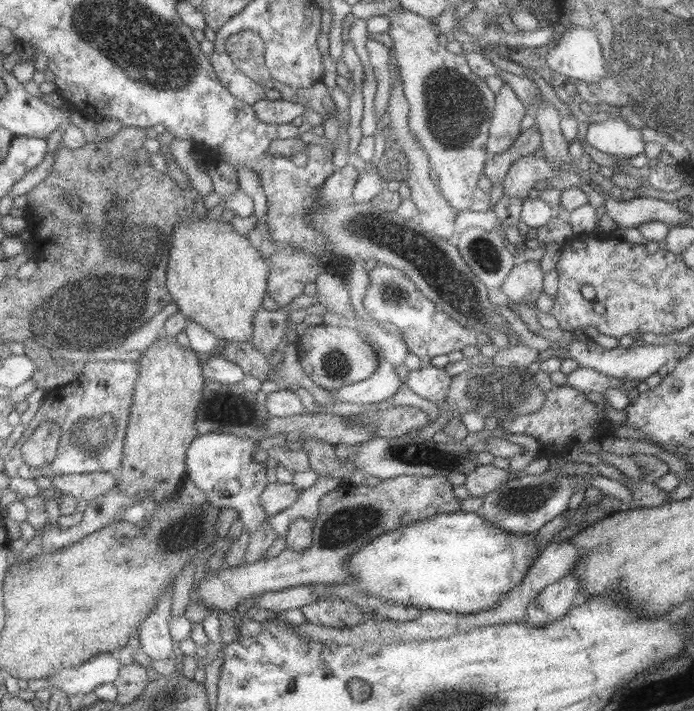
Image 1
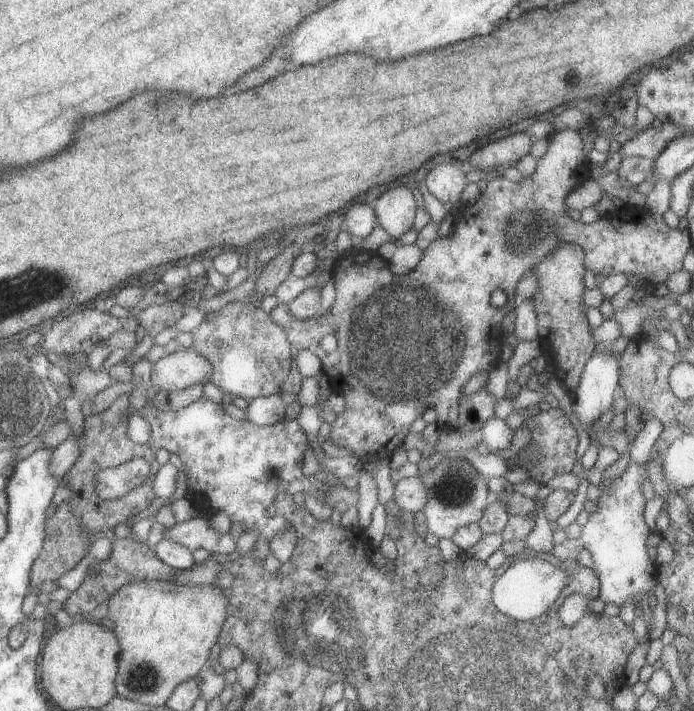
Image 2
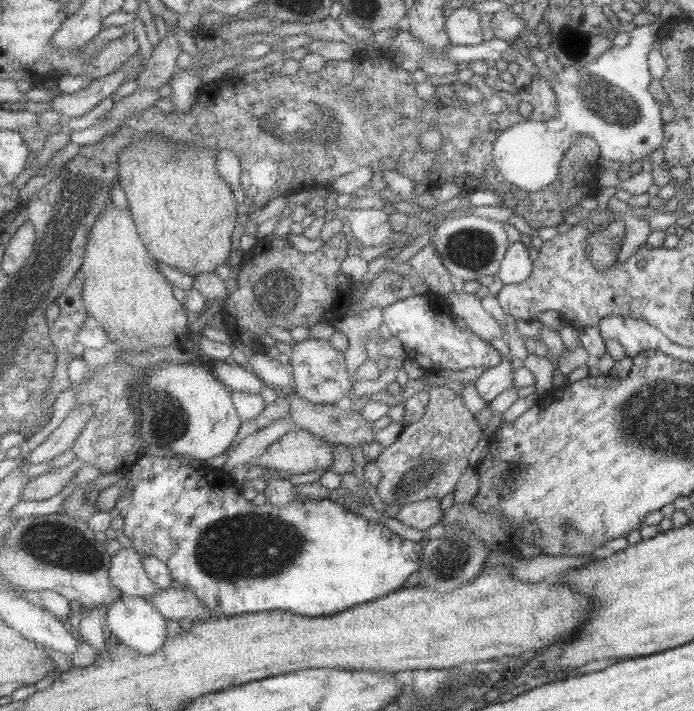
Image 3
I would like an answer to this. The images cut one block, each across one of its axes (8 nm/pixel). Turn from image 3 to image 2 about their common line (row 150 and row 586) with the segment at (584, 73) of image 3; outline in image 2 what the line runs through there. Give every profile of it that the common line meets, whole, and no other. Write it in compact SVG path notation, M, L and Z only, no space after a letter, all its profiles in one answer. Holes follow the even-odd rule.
M633 460L629 463L629 467L621 477L615 478L614 483L604 489L601 487L602 497L597 500L599 510L590 514L589 520L585 526L582 526L580 541L583 543L594 562L594 570L599 574L598 578L601 582L598 596L608 604L616 604L621 607L627 600L633 599L636 594L653 594L655 584L658 580L656 562L652 562L648 557L646 550L647 538L651 533L648 521L644 519L643 512L649 503L642 494L642 484L648 478L648 467L644 463L635 463ZM526 554L525 558L512 563L492 585L491 593L496 608L517 621L532 621L542 616L554 604L561 590L569 583L566 568L558 568L546 560Z

